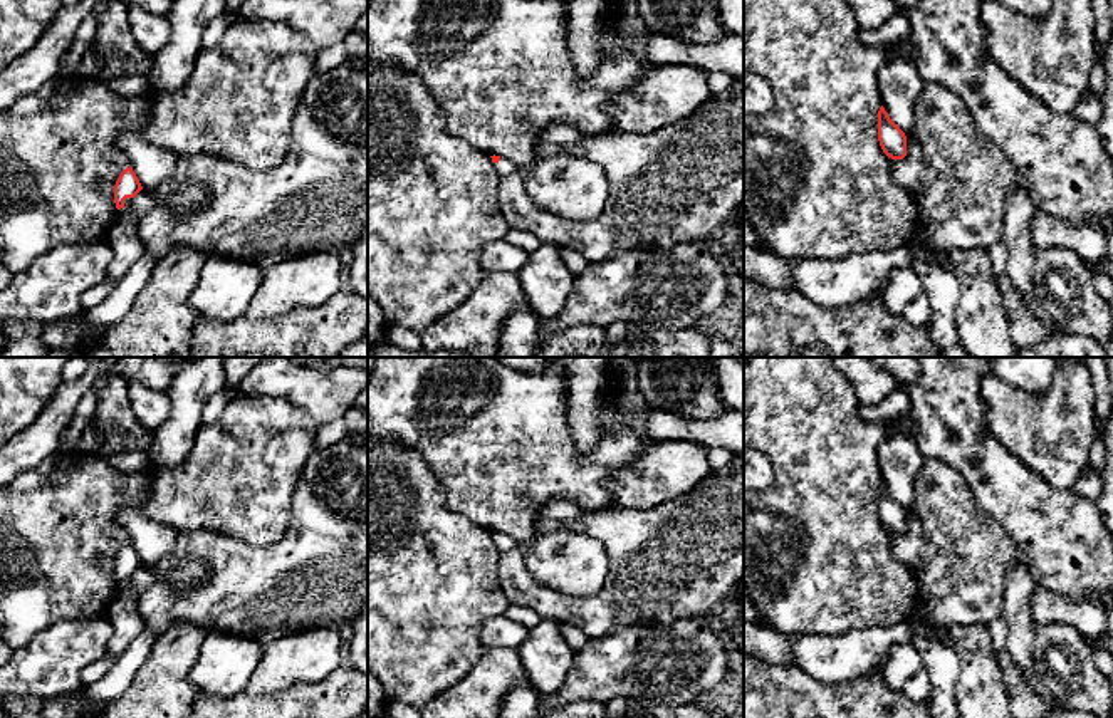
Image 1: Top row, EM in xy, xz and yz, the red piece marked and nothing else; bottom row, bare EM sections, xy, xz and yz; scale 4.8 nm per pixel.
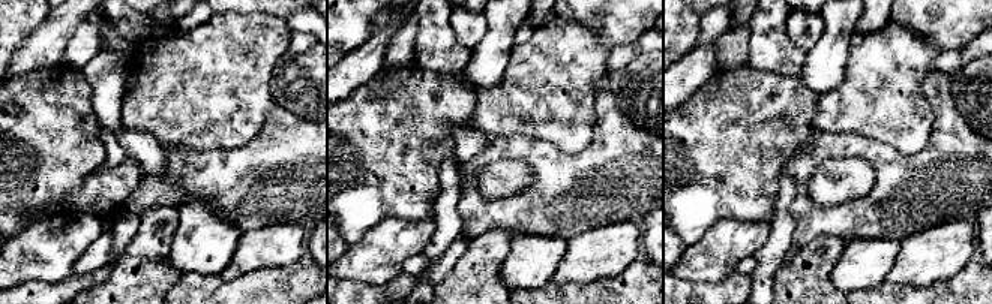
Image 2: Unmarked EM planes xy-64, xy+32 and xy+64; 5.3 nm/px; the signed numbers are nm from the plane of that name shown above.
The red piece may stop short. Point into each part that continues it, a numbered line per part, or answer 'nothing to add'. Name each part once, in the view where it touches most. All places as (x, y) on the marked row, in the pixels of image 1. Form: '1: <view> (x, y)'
1: xy (126, 247)

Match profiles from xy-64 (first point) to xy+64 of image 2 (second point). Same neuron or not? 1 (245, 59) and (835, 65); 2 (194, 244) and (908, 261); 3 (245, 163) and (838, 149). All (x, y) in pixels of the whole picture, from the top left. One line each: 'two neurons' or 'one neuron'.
1: two neurons
2: two neurons
3: one neuron

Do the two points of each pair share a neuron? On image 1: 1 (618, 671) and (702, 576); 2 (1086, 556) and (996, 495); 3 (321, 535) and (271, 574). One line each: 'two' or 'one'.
1: two
2: one
3: one

